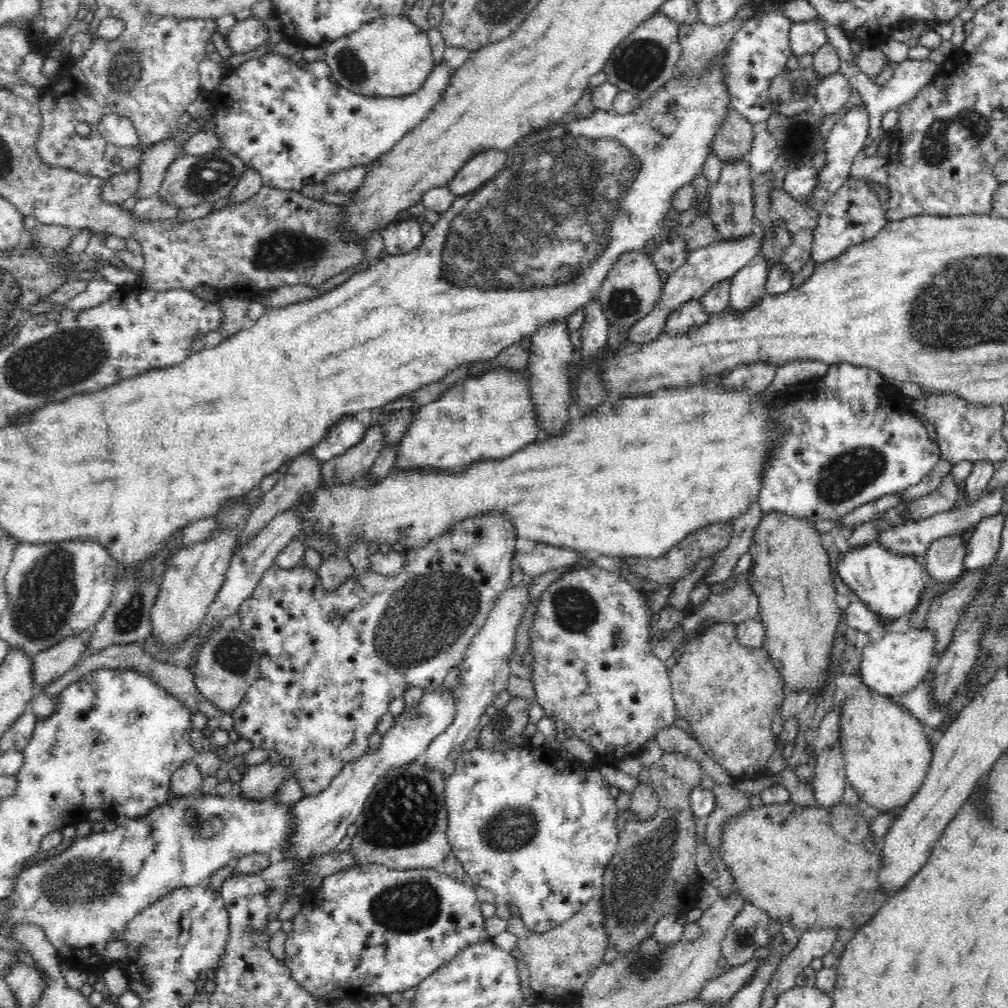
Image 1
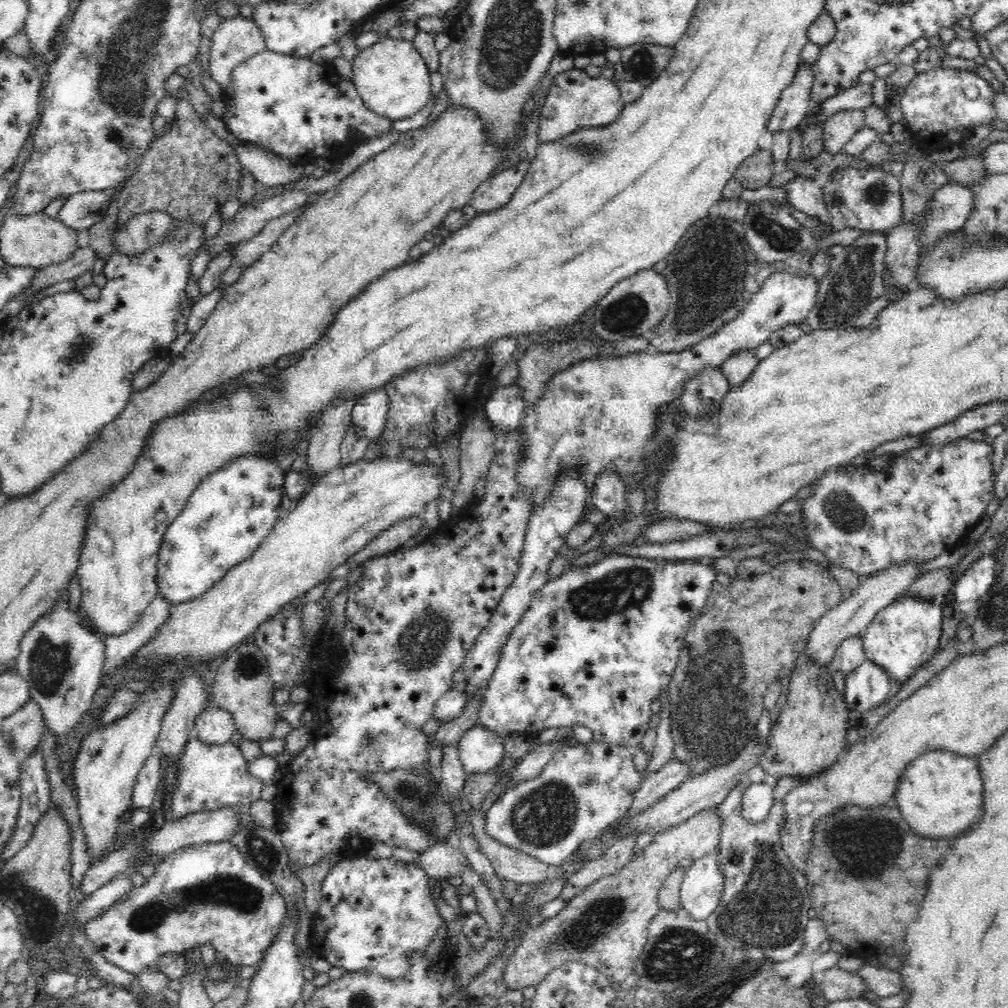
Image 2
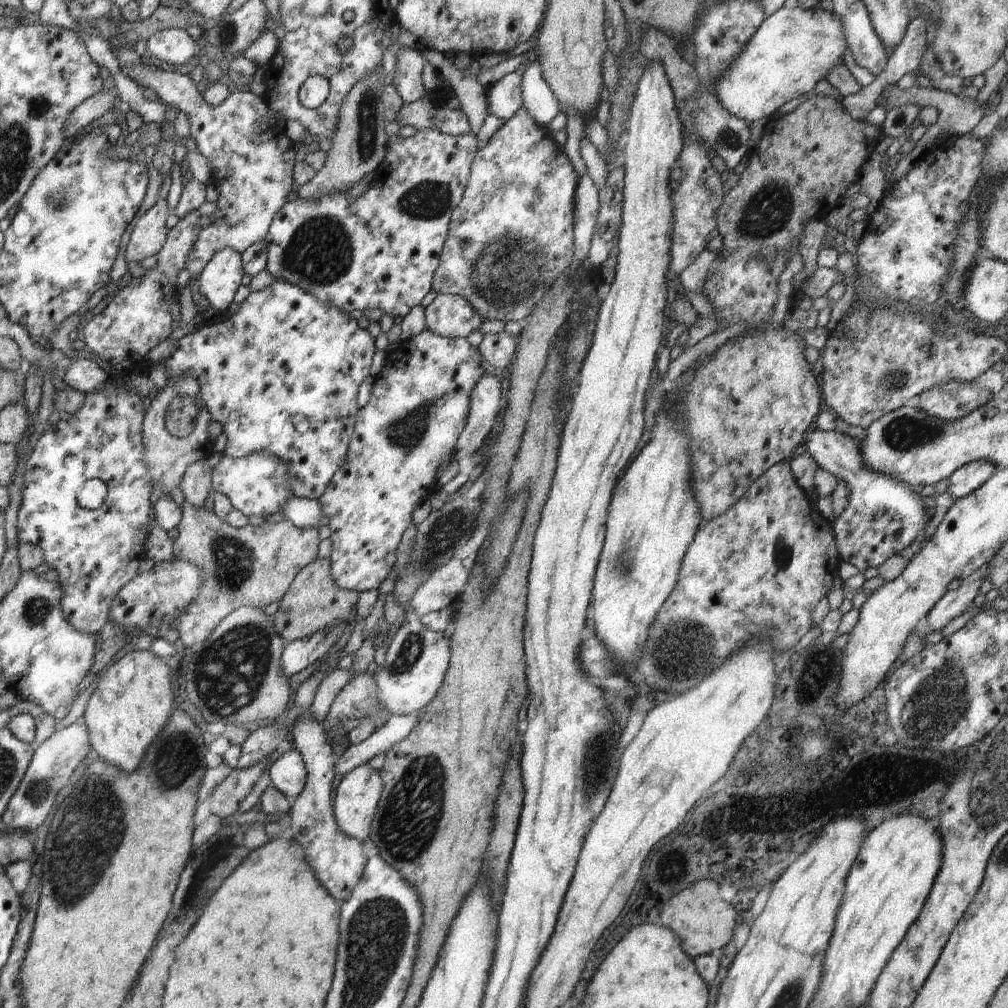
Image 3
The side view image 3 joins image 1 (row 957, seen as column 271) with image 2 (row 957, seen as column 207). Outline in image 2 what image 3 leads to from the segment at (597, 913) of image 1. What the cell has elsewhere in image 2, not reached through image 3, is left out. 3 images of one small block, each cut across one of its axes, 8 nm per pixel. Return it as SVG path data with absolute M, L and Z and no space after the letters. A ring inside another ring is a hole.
M709 809L686 820L683 824L656 833L652 844L644 848L642 854L635 854L633 860L624 864L620 872L602 876L588 887L584 887L574 895L563 912L547 919L538 927L528 929L522 935L520 944L514 950L514 954L508 960L502 978L508 989L523 990L527 986L536 986L552 969L571 960L584 961L584 963L596 967L604 976L610 978L612 983L622 983L632 977L632 970L636 966L636 960L640 958L640 952L644 950L644 944L648 942L648 928L656 914L661 910L659 906L659 892L668 875L677 868L680 860L693 859L694 861L709 855L717 850L722 832L722 820L714 809Z

